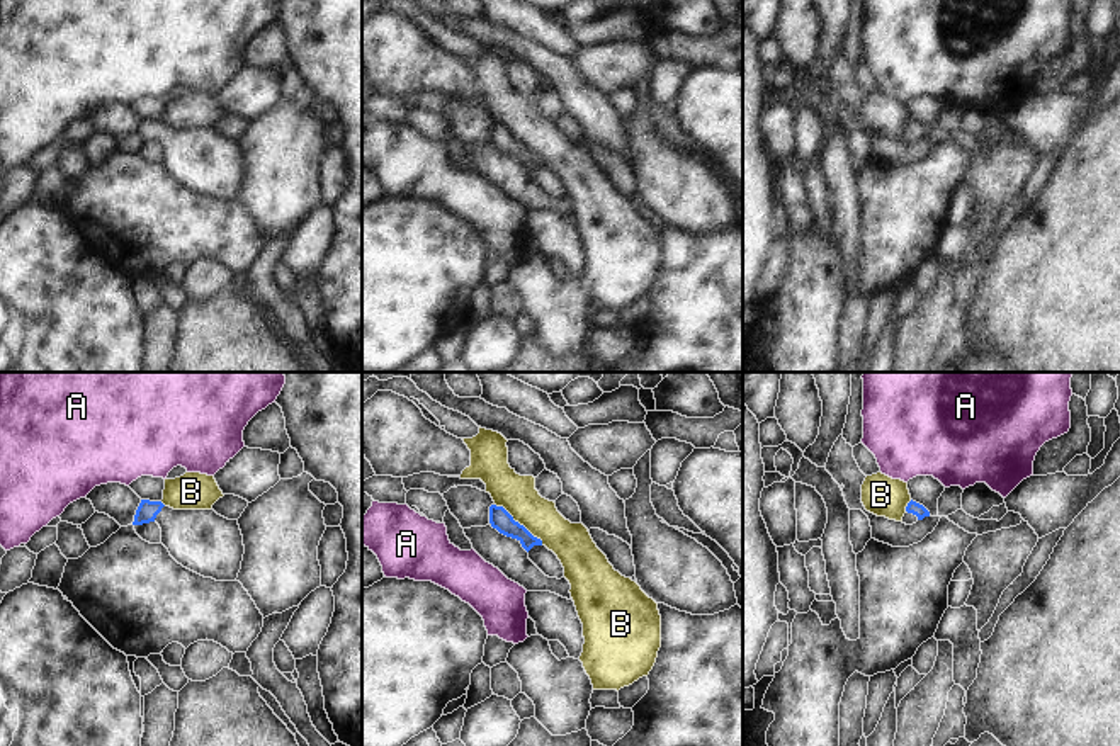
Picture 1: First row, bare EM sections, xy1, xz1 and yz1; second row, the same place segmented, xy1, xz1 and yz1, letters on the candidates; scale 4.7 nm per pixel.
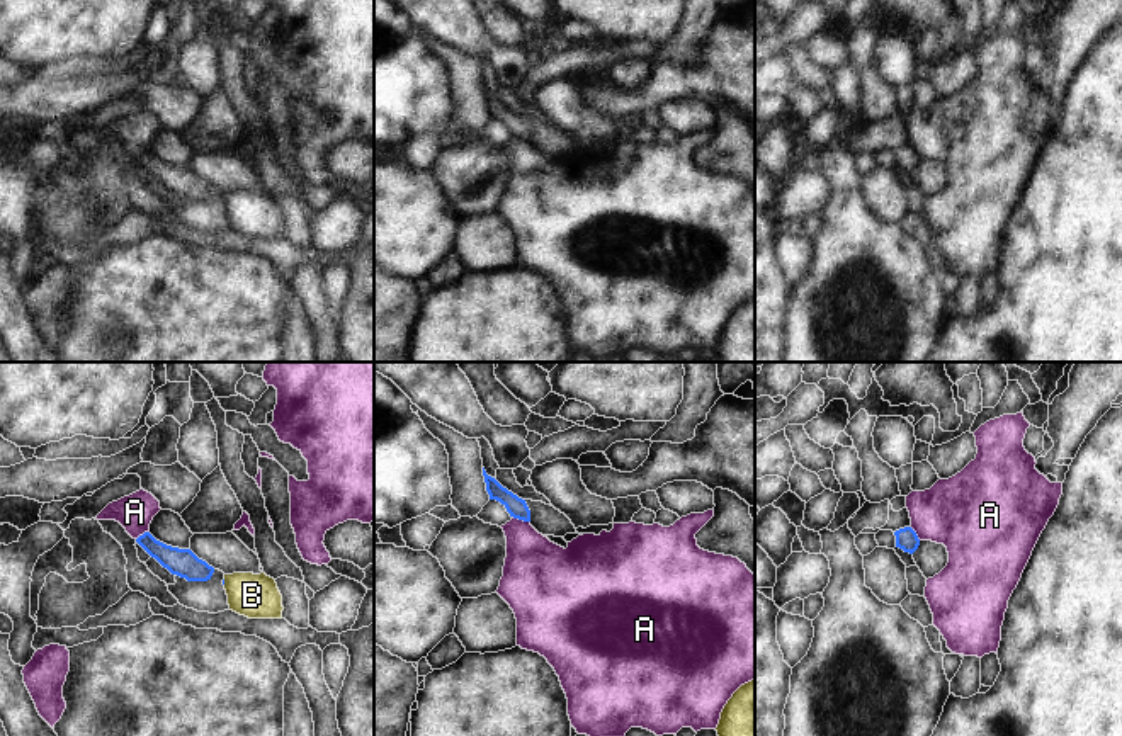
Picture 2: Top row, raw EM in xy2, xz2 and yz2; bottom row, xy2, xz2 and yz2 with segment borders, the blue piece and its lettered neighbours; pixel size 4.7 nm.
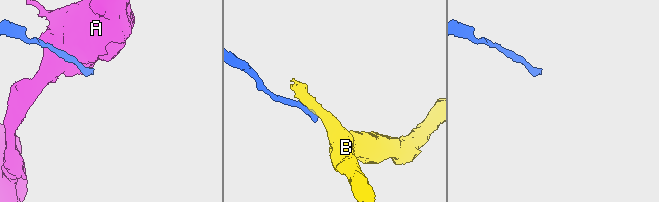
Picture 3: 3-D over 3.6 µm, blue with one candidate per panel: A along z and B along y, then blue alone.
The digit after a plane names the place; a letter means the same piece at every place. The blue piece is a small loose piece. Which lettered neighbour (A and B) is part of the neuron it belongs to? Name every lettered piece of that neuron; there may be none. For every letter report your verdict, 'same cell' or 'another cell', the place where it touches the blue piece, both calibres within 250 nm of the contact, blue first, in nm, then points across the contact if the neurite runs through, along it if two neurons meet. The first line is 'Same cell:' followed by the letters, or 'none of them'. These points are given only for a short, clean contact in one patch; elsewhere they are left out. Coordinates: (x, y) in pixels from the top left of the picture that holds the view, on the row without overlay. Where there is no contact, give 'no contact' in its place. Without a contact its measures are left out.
Same cell: none of them
A: another cell; meets blue in xz2 at (521, 138); 90 nm thick on the blue side, 300 nm on the other; border along xz2 (512, 135), (529, 141)
B: another cell; meets blue in xz1 at (519, 143); 100 nm thick on the blue side, 180 nm on the other; border along xz1 (495, 123), (543, 163)

